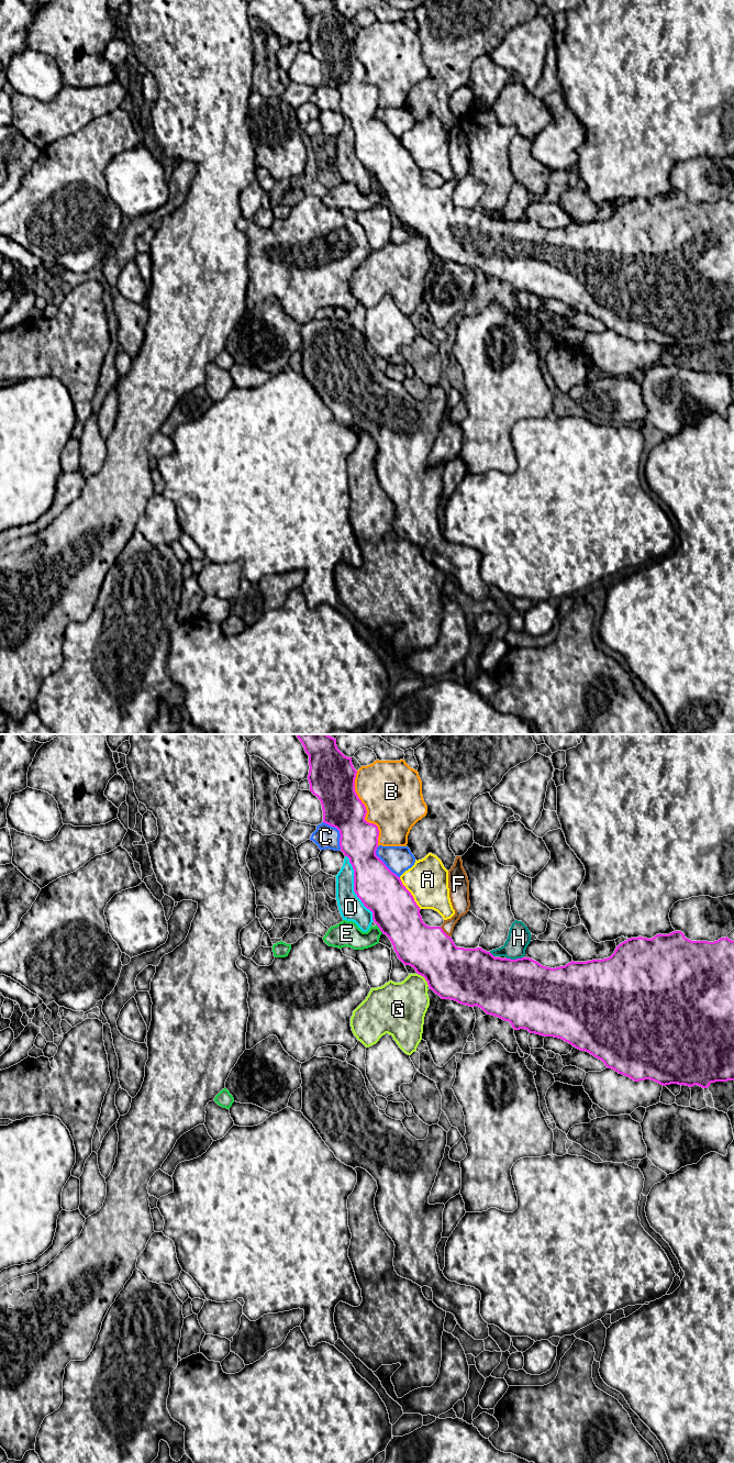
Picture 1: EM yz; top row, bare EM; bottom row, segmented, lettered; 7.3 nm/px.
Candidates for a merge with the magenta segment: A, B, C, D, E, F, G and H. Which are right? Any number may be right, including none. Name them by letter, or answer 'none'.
F

